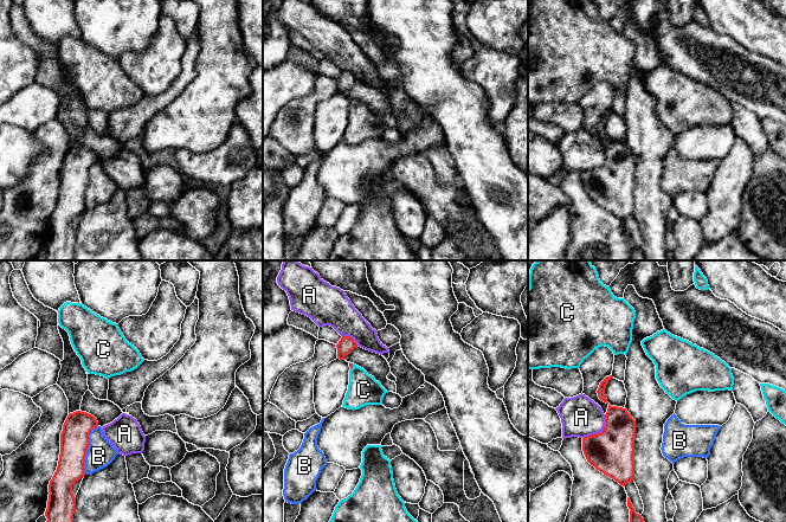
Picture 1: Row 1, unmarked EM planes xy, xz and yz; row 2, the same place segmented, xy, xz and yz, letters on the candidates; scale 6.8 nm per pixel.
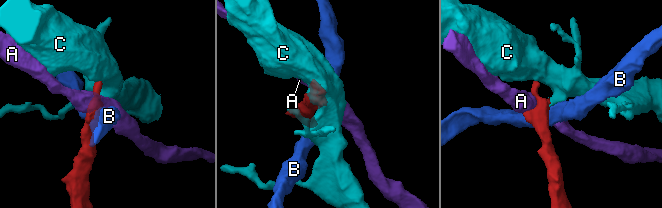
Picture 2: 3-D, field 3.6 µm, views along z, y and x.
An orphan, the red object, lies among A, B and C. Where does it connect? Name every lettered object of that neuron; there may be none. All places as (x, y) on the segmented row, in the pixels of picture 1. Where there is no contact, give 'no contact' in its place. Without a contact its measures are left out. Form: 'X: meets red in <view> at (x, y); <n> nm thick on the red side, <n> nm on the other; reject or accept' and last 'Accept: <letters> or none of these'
A: meets red in yz at (600, 432); 300 nm thick on the red side, 280 nm on the other; reject
B: meets red in xy at (87, 450); 190 nm thick on the red side, 190 nm on the other; reject
C: meets red in xz at (352, 367); 30 nm thick on the red side, 220 nm on the other; accept
Accept: C

